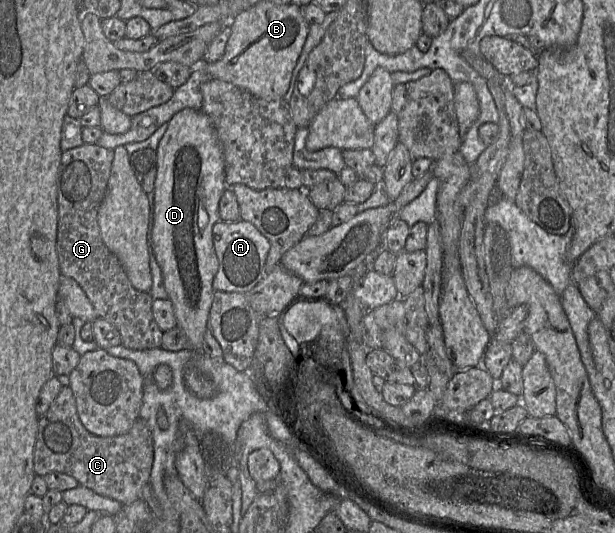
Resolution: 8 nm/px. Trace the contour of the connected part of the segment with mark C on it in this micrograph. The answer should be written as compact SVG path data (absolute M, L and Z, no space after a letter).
M69 386L62 387L47 413L39 418L33 453L33 468L38 476L44 477L52 472L65 473L74 477L79 485L122 505L129 505L140 500L143 487L150 484L153 460L152 435L142 419L138 417L132 428L123 435L93 435L78 417L76 401Z

